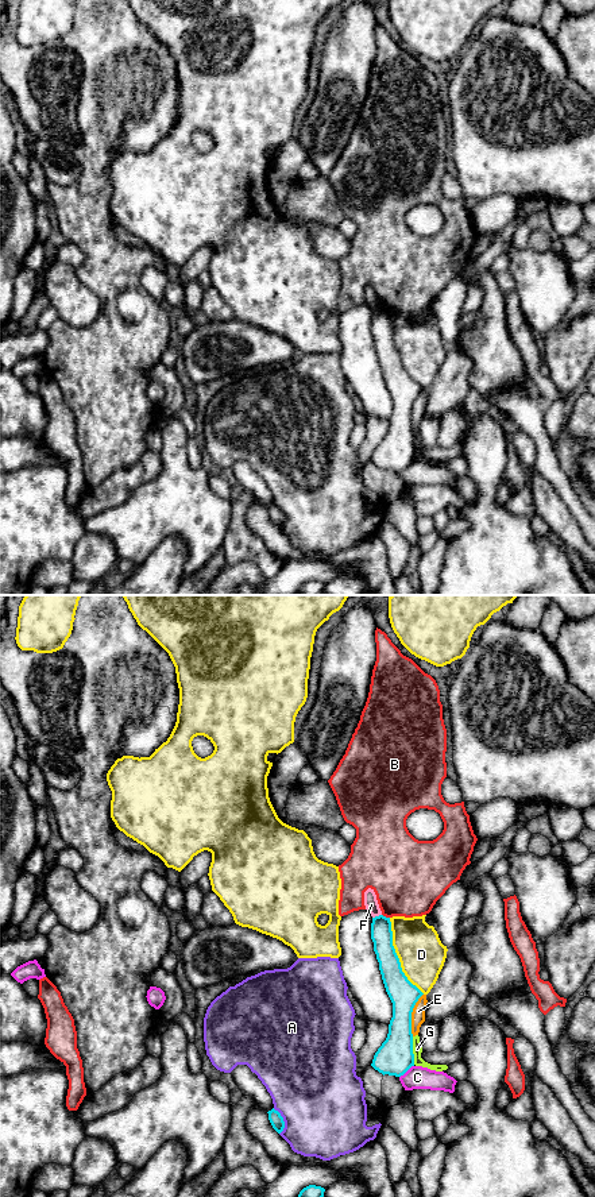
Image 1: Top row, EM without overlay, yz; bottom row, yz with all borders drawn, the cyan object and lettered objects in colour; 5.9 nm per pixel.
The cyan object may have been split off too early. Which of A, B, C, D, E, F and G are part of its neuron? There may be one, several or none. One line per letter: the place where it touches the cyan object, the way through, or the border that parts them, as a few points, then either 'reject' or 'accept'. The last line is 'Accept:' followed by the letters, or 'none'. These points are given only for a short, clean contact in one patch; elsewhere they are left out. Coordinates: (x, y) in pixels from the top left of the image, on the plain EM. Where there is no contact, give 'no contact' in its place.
A: yz (282, 516) | reject
B: yz (385, 312) | reject
C: yz (406, 466) | reject
D: yz (397, 352) | reject
E: yz (410, 410) | along yz (422, 389), (412, 408), (412, 431) | reject
F: yz (377, 312) | reject
G: yz (412, 446) | reject
Accept: none

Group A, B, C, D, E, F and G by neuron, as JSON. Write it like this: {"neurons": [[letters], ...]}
{"neurons": [["A"], ["B"], ["C"], ["D"], ["E"], ["F"], ["G"]]}

